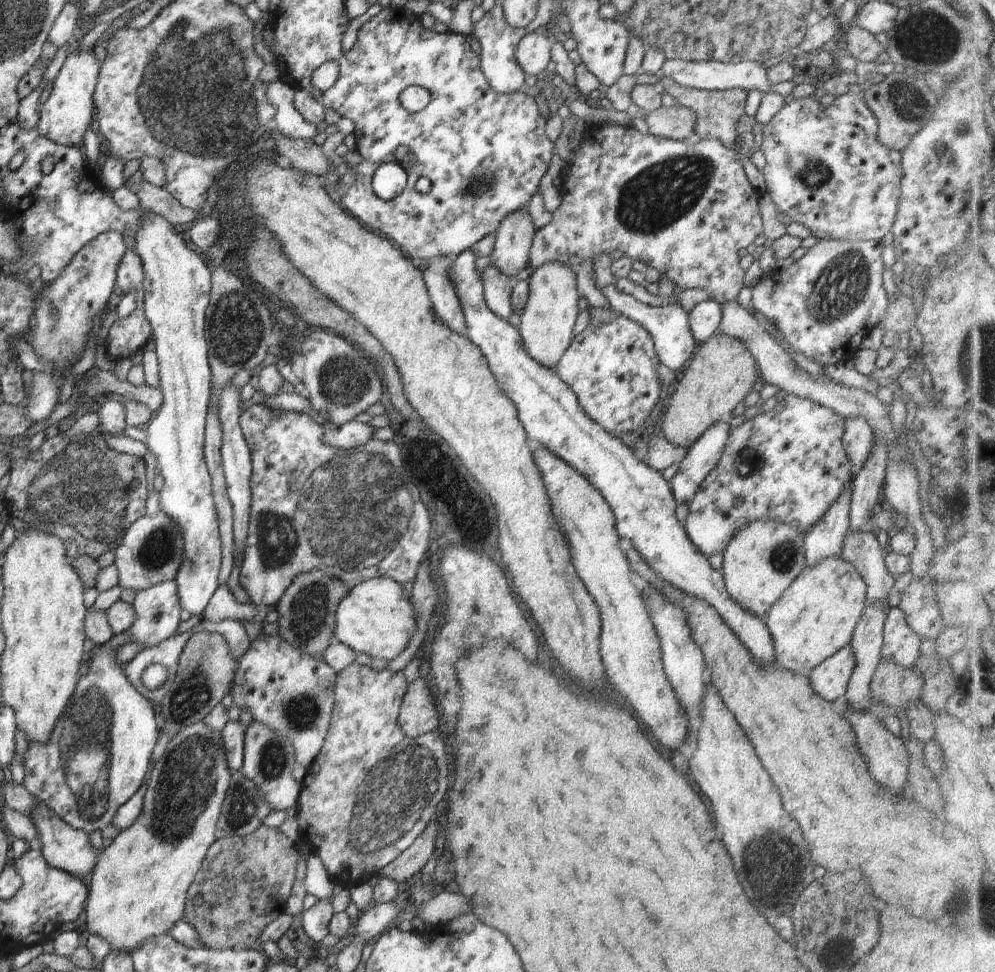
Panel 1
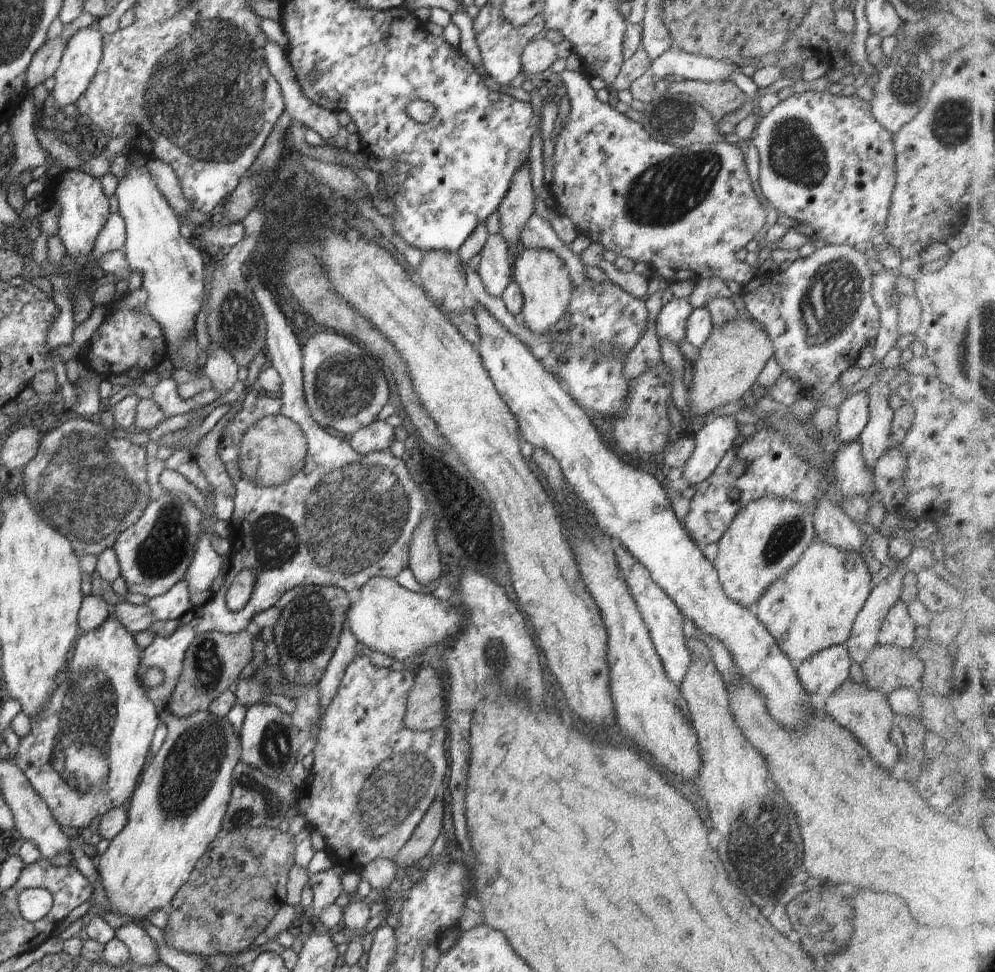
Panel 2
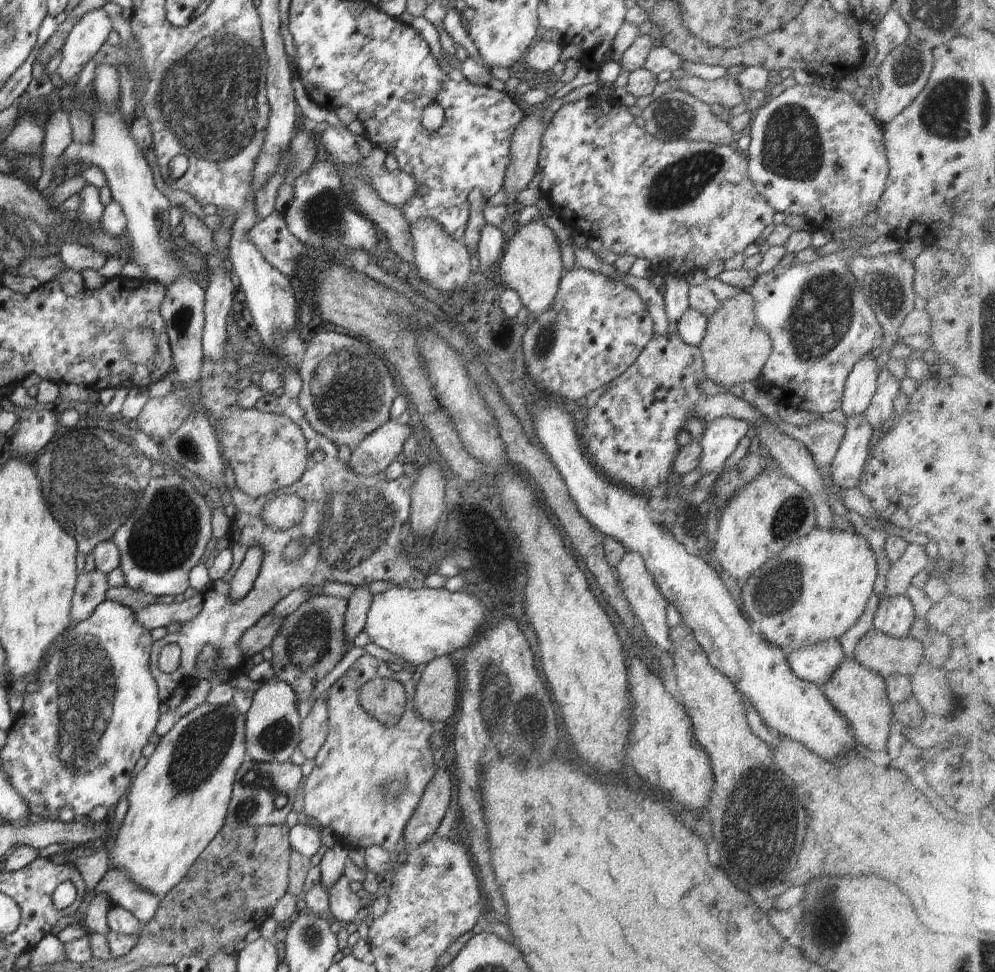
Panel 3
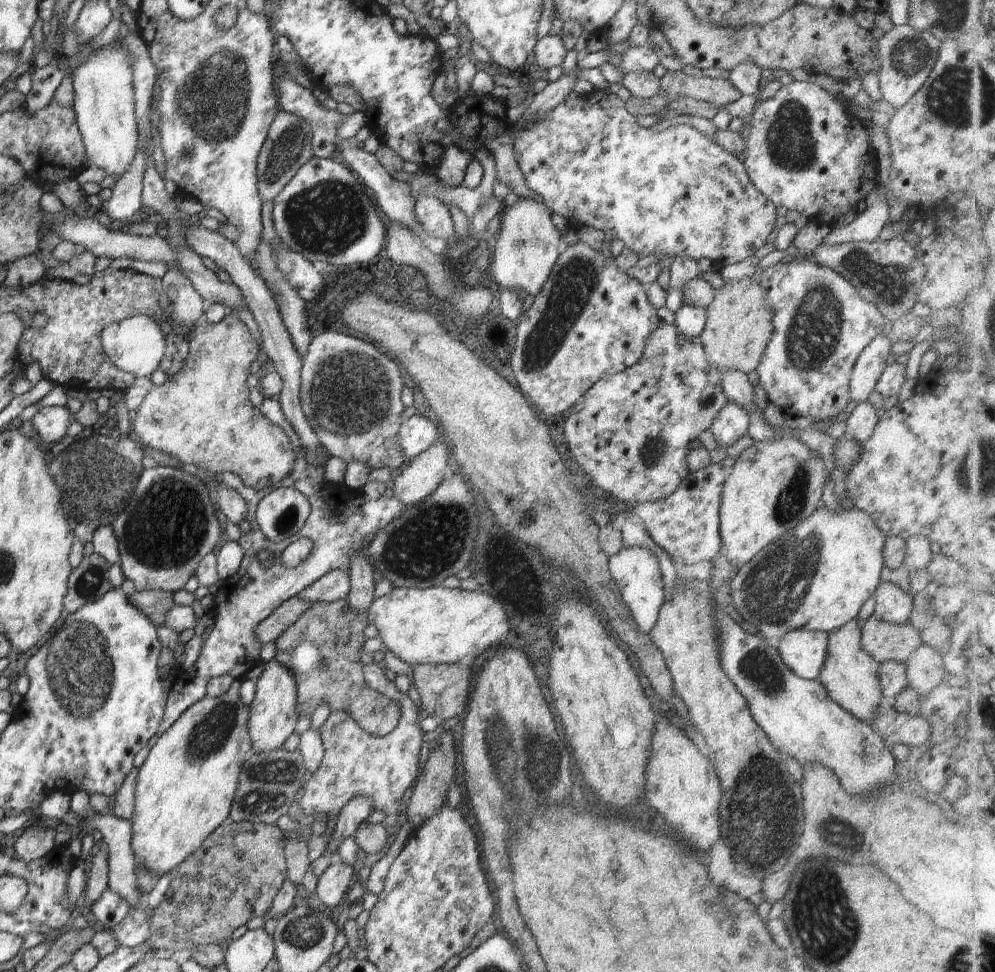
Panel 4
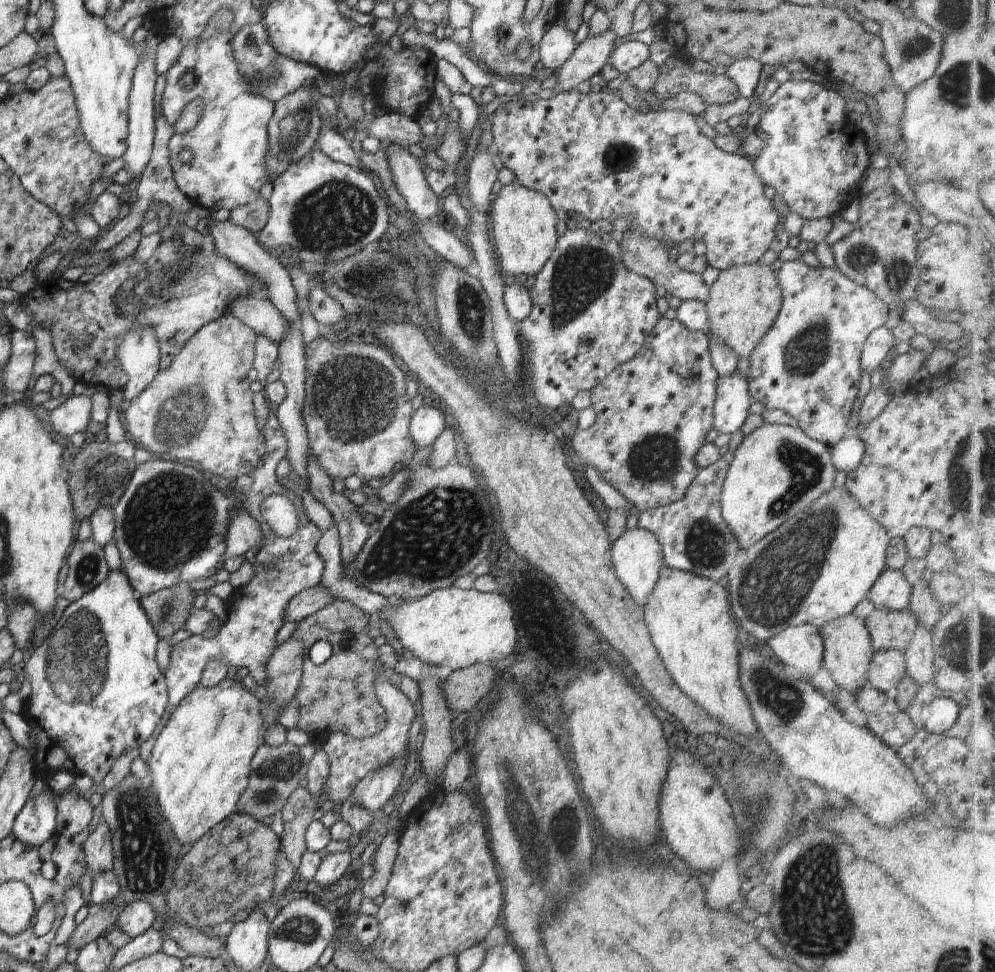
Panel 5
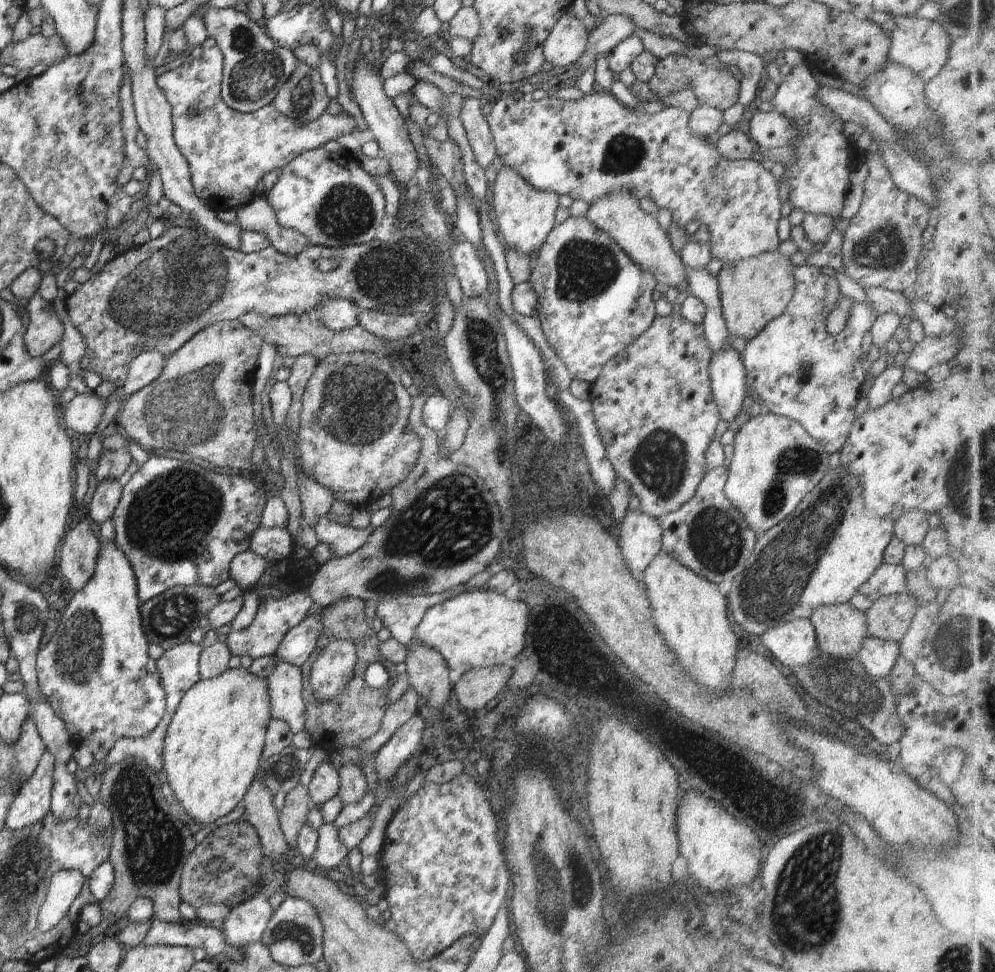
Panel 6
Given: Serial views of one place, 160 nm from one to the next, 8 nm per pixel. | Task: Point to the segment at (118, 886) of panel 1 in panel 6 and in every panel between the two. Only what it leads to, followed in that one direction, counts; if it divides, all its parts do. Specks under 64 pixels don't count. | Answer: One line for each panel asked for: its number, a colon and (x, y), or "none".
2: (177, 808)
3: (177, 804)
4: (184, 790)
5: (199, 767)
6: (212, 750)

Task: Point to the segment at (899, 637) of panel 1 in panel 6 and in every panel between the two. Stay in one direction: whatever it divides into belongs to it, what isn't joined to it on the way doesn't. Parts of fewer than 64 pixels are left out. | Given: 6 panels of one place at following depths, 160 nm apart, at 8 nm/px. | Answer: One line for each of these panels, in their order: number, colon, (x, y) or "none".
2: (898, 630)
3: (895, 615)
4: (894, 604)
5: (891, 591)
6: (887, 579)

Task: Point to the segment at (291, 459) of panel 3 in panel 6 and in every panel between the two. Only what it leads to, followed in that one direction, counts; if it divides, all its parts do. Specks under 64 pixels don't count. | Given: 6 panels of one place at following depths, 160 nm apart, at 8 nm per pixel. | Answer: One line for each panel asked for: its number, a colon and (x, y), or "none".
4: (201, 415)
5: (200, 408)
6: (201, 404)

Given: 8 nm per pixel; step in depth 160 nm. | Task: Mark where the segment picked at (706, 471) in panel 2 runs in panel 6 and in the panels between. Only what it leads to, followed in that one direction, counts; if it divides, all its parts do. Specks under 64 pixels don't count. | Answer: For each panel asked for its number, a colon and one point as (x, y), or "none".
3: (721, 437)
4: (730, 425)
5: (733, 399)
6: (726, 370)

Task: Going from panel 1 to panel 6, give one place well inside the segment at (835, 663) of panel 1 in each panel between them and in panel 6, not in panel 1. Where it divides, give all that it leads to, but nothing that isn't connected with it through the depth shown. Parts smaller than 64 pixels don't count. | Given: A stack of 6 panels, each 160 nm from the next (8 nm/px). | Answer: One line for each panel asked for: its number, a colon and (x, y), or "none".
2: (822, 673)
3: (815, 663)
4: (803, 651)
5: (800, 647)
6: (794, 642)

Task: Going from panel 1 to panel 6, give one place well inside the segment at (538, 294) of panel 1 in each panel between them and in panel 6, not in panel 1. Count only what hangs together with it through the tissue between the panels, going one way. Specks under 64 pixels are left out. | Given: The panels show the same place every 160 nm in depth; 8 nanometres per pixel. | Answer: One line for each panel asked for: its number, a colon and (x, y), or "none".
2: (544, 280)
3: (531, 265)
4: (528, 244)
5: (524, 223)
6: (524, 215)

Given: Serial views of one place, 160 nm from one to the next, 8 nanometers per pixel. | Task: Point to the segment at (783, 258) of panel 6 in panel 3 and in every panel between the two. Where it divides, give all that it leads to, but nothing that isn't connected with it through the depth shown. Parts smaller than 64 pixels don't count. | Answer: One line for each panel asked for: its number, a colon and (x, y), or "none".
3: (735, 348)
4: (739, 321)
5: (743, 303)

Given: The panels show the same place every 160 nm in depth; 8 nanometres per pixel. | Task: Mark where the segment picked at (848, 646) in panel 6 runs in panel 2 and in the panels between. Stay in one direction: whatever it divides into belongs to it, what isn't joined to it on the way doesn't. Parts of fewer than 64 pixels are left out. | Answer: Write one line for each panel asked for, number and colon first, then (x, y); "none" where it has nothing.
2: (865, 712)
3: (859, 694)
4: (850, 675)
5: (847, 649)

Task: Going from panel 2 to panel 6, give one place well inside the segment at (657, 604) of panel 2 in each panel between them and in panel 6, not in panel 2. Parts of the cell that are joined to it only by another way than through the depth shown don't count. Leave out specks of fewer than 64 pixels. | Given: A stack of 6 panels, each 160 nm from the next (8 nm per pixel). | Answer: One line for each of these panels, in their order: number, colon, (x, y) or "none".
3: (640, 589)
4: (636, 570)
5: (637, 557)
6: (640, 541)

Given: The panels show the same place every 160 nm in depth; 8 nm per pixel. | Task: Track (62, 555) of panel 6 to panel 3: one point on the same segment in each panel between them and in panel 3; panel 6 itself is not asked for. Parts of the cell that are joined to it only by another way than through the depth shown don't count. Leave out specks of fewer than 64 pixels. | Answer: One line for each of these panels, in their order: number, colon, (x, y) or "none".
3: (90, 588)
4: (90, 581)
5: (87, 567)

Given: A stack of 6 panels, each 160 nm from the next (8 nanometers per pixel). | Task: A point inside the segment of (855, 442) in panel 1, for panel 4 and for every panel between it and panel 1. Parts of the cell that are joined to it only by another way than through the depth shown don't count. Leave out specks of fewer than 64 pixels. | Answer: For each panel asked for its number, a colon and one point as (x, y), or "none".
2: (853, 412)
3: (861, 384)
4: (869, 366)

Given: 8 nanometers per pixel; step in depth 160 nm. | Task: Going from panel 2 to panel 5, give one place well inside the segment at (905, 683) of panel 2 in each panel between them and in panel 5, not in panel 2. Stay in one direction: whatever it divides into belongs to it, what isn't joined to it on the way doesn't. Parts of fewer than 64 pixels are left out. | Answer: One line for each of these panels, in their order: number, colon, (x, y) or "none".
3: (886, 655)
4: (882, 640)
5: (889, 630)

